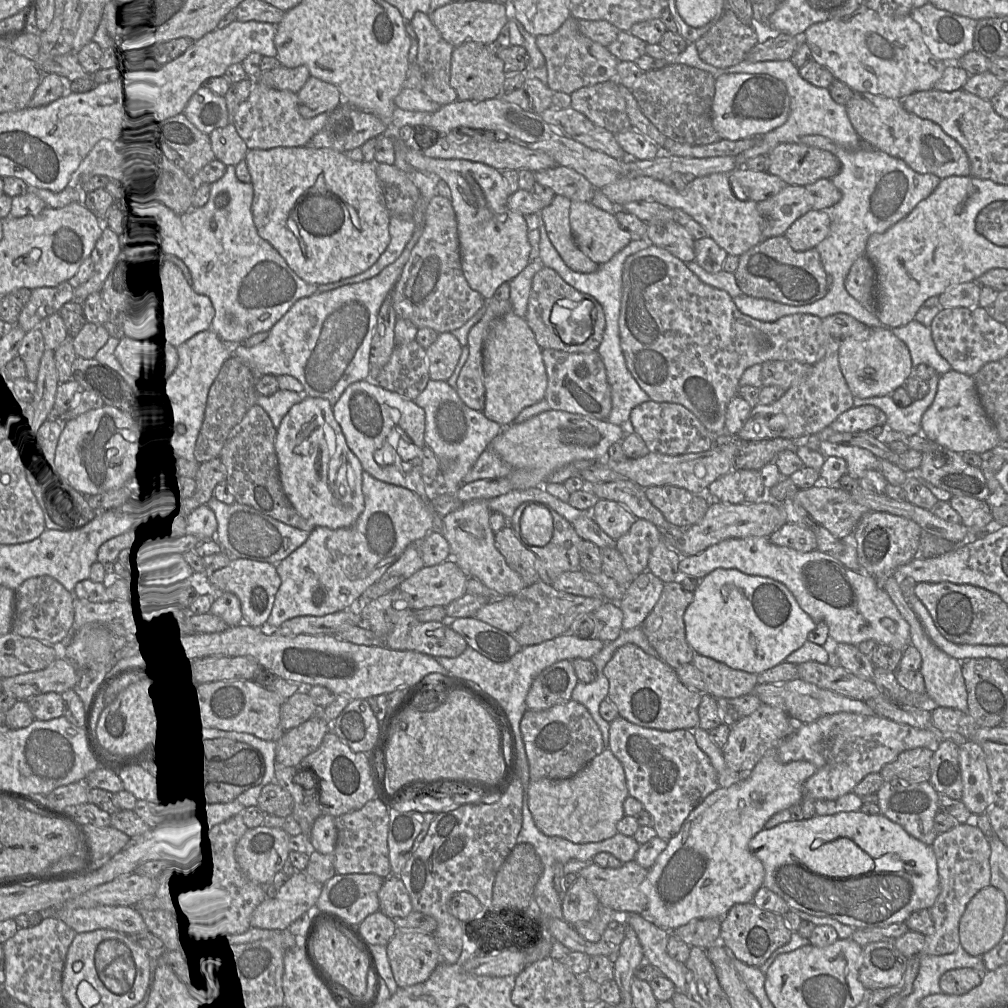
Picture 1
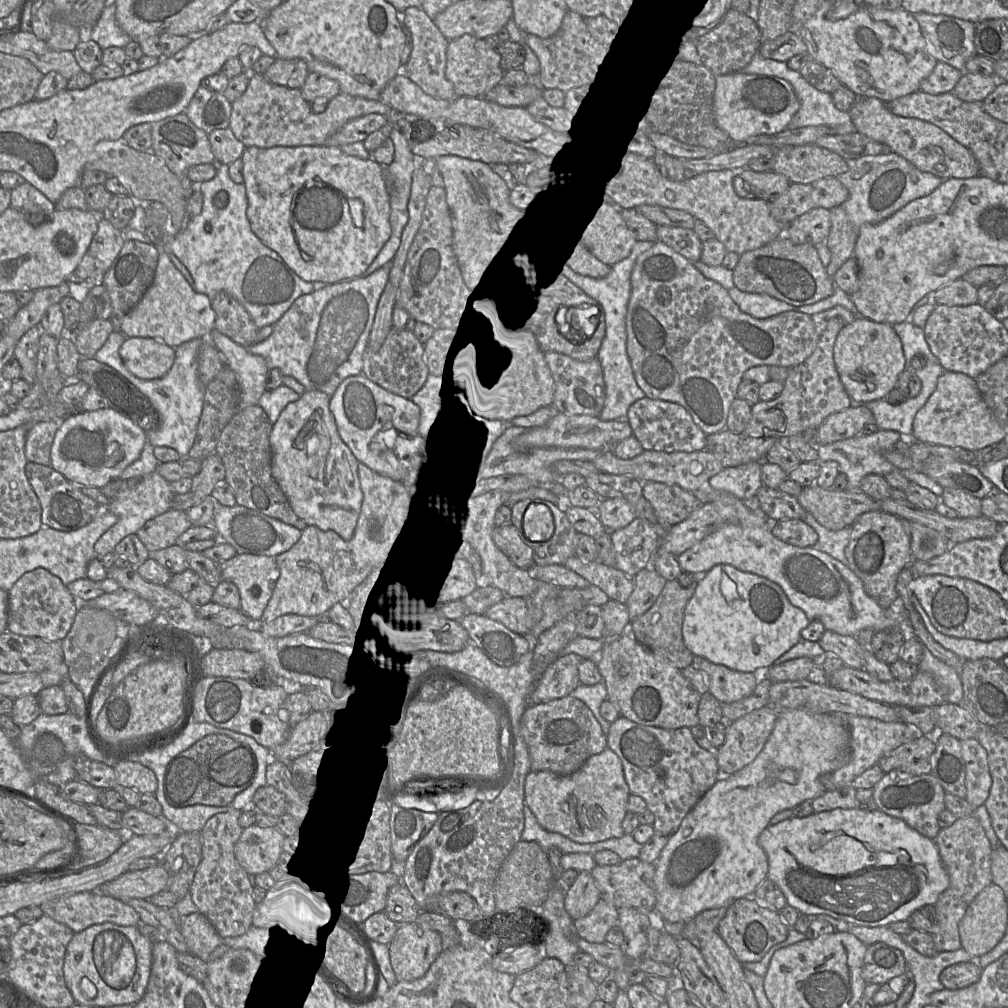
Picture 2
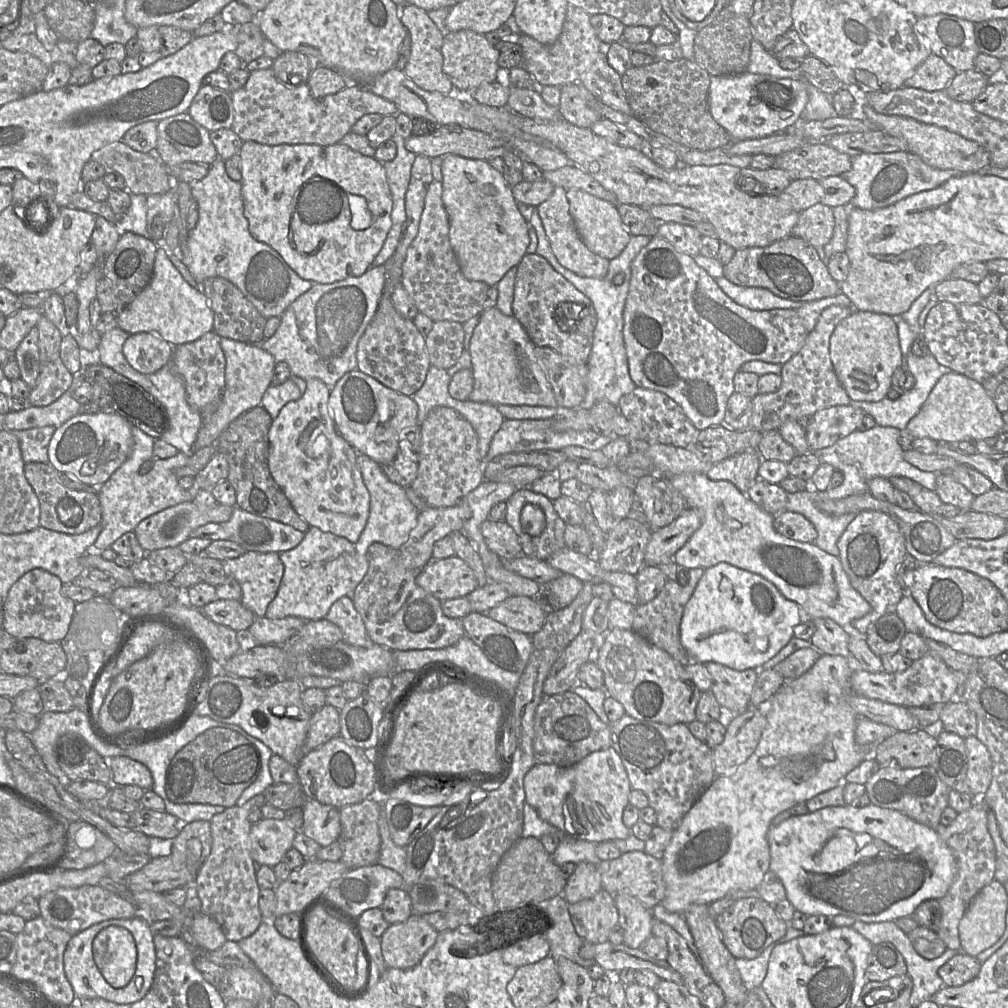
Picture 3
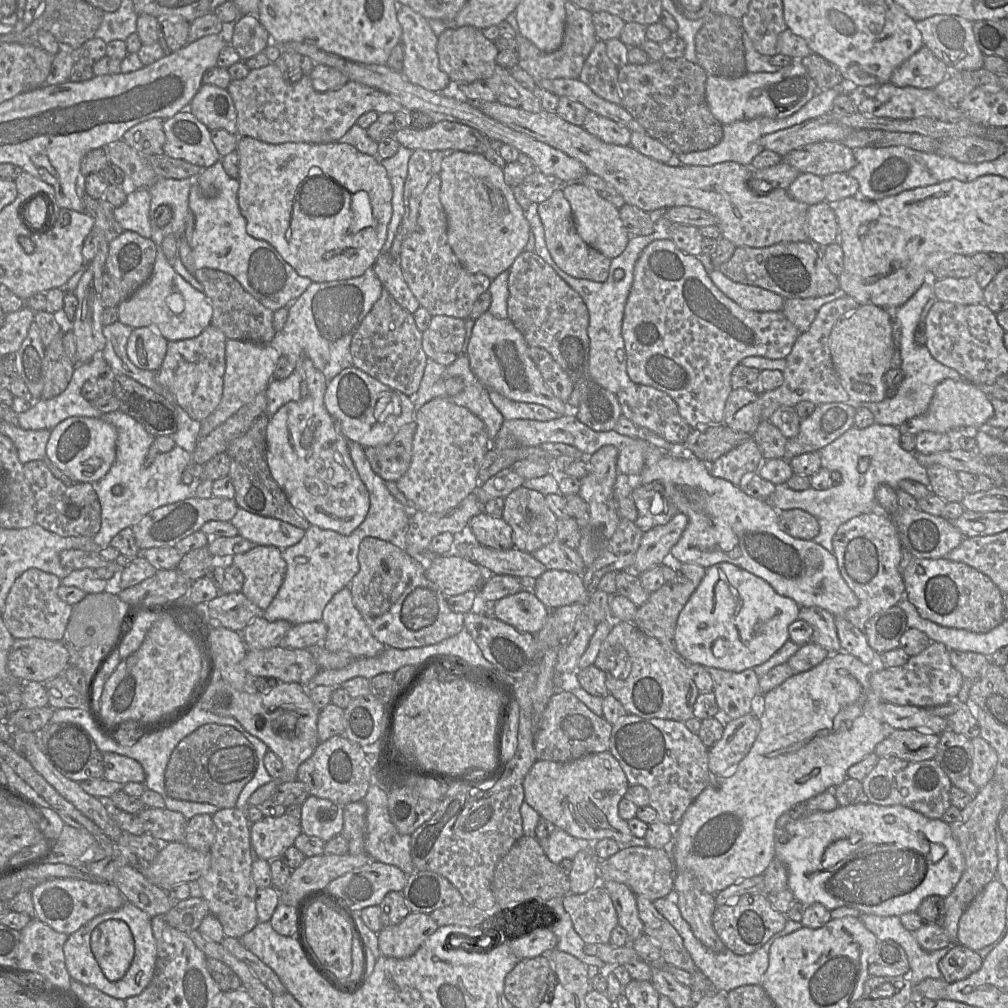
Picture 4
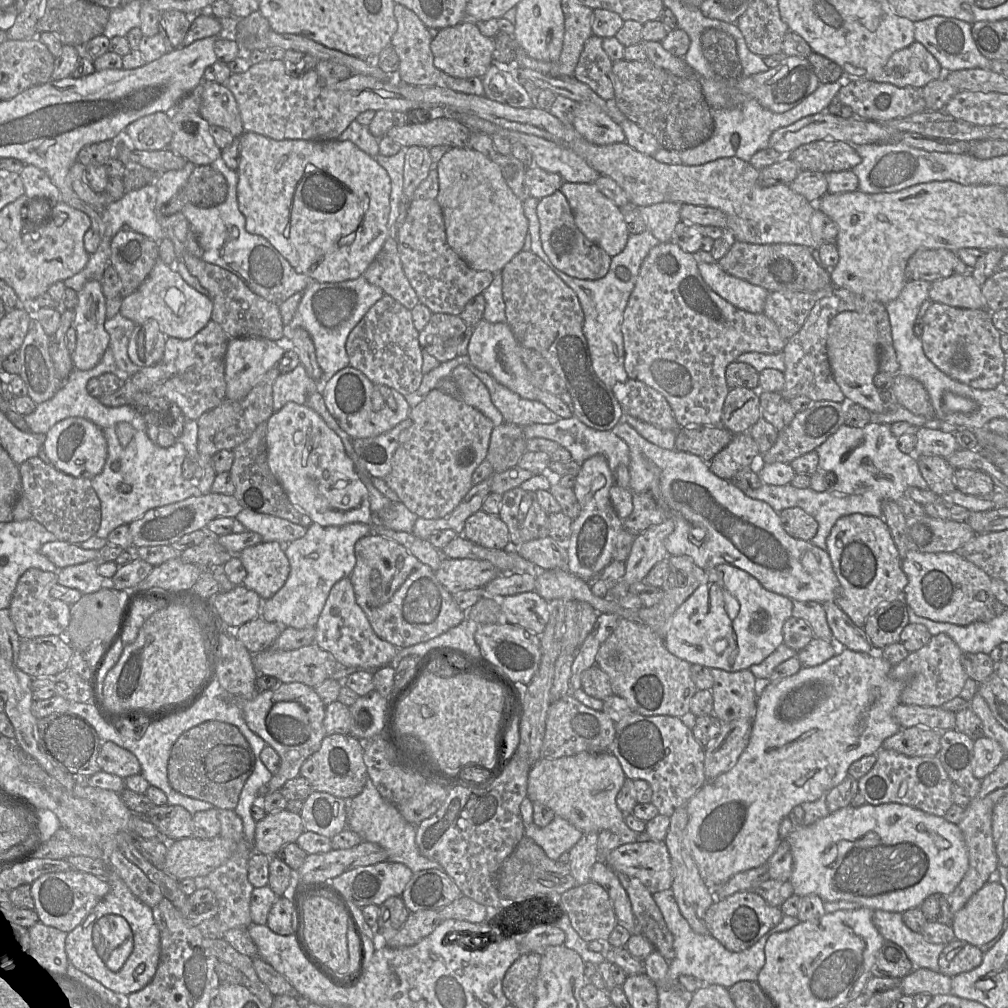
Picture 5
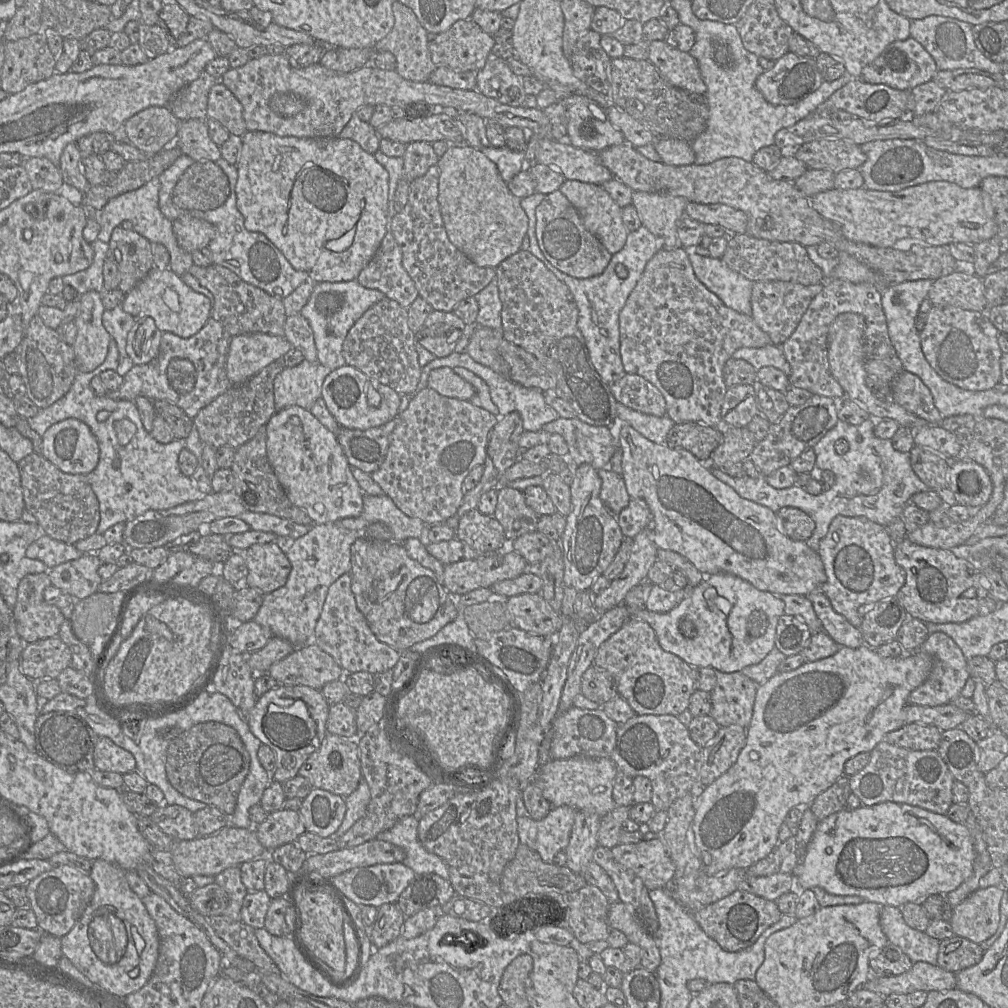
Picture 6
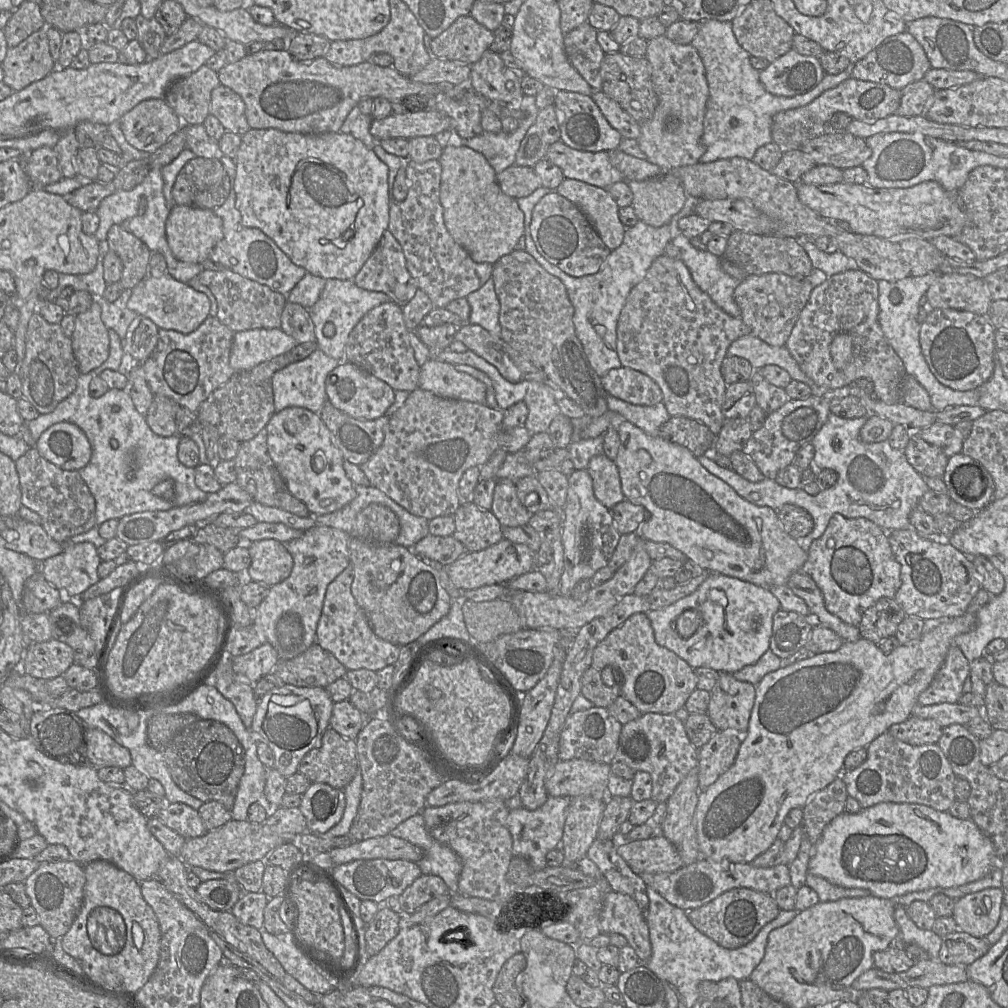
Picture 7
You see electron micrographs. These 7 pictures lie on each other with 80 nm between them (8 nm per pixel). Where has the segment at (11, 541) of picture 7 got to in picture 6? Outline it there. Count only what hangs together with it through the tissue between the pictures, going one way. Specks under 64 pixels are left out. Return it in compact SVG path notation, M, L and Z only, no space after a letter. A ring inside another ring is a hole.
M47 534L34 541L26 550L28 558L42 561L48 568L76 560L82 555L74 545L55 540Z

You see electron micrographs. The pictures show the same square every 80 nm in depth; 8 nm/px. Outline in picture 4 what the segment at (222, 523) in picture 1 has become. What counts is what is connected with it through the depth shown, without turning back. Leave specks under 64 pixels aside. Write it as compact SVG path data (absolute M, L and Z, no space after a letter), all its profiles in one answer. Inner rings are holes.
M242 508L230 521L238 530L239 535L255 545L275 546L286 549L298 543L305 530L279 519L262 517Z

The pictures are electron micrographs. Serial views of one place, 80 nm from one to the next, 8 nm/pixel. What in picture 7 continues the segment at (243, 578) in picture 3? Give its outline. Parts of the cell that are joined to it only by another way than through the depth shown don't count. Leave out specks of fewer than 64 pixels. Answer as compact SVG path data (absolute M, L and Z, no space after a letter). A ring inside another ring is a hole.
M265 539L245 545L251 556L248 570L242 574L245 582L255 581L271 587L289 577L294 562L286 544Z

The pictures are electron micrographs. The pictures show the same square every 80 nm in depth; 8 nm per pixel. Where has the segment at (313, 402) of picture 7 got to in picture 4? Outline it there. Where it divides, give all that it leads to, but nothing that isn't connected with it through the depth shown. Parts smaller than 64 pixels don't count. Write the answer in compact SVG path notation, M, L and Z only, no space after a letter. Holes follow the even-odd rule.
M296 363L294 372L285 379L272 379L266 389L267 415L270 418L279 410L281 406L290 401L300 401L300 385L303 378L303 368L301 363Z

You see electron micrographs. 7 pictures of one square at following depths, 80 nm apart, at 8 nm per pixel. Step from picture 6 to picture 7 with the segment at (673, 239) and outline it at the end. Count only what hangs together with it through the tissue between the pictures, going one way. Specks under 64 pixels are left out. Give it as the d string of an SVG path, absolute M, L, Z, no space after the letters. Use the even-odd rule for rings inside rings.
M663 173L646 180L632 180L628 185L633 193L632 207L638 219L660 227L670 221L685 204L686 193L674 173Z

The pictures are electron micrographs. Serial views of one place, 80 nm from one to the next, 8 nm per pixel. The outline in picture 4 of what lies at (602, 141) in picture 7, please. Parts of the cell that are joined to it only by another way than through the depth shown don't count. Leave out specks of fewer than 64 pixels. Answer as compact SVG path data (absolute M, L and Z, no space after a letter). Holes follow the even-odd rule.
M594 112L587 114L582 127L605 143L630 145L631 131L628 128Z

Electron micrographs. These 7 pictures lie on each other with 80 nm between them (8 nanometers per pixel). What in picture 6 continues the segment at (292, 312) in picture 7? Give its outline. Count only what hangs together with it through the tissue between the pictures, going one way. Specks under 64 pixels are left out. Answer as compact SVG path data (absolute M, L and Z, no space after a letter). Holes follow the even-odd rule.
M300 312L288 316L284 325L284 337L294 348L299 349L309 362L317 361L317 349L314 341L313 330Z

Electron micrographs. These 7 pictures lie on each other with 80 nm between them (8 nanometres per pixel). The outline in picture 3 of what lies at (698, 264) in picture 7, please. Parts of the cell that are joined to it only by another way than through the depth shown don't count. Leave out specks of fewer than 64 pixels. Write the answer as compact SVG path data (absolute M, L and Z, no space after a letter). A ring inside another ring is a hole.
M725 276L715 279L717 285L735 303L750 310L763 311L773 309L796 310L804 302L787 300L761 287L744 287L733 284Z

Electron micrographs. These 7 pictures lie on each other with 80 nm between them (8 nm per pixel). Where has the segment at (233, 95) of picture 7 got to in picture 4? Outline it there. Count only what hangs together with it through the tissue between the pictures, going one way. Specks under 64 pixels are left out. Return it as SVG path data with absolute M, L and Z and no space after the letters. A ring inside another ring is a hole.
M203 84L187 109L209 130L225 129L237 134L237 112L227 89Z

